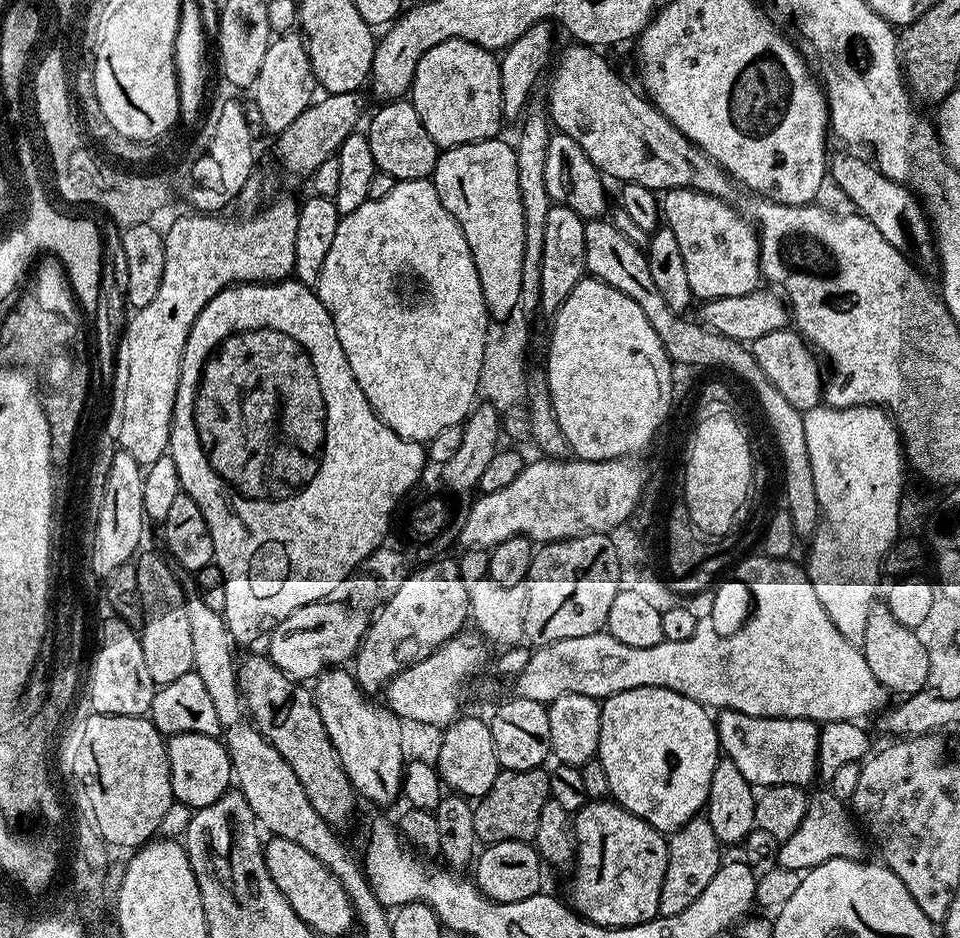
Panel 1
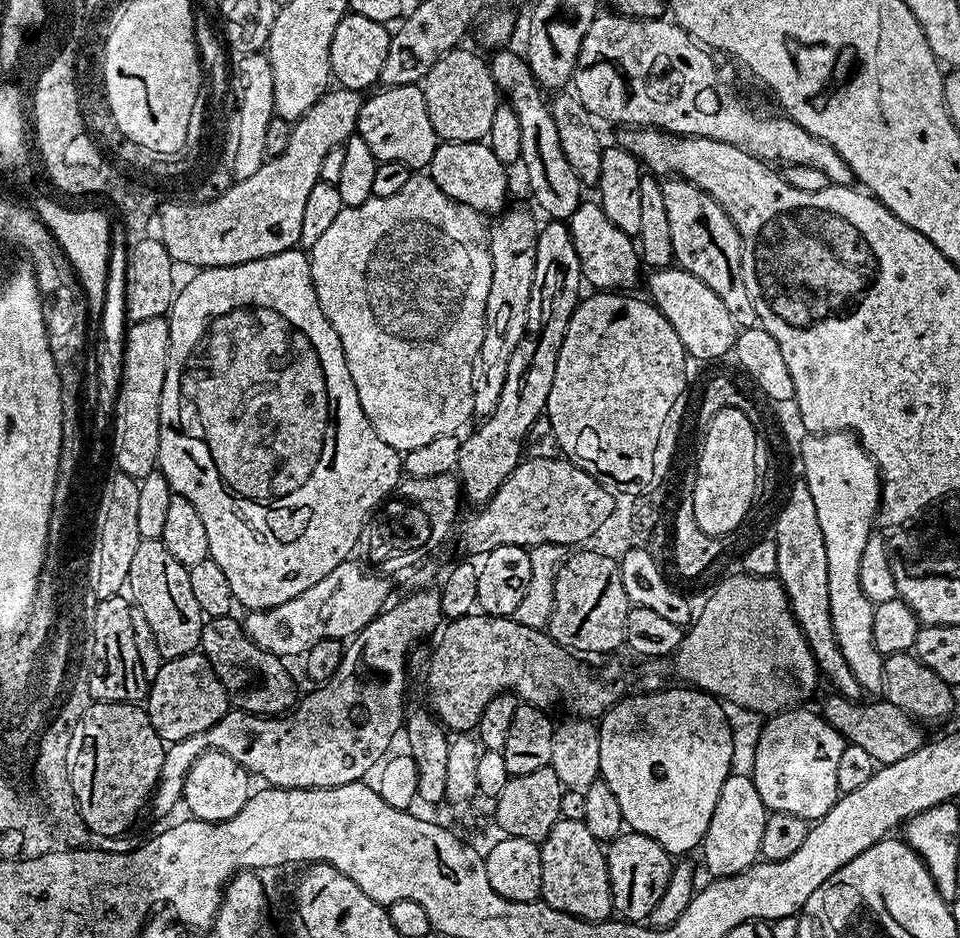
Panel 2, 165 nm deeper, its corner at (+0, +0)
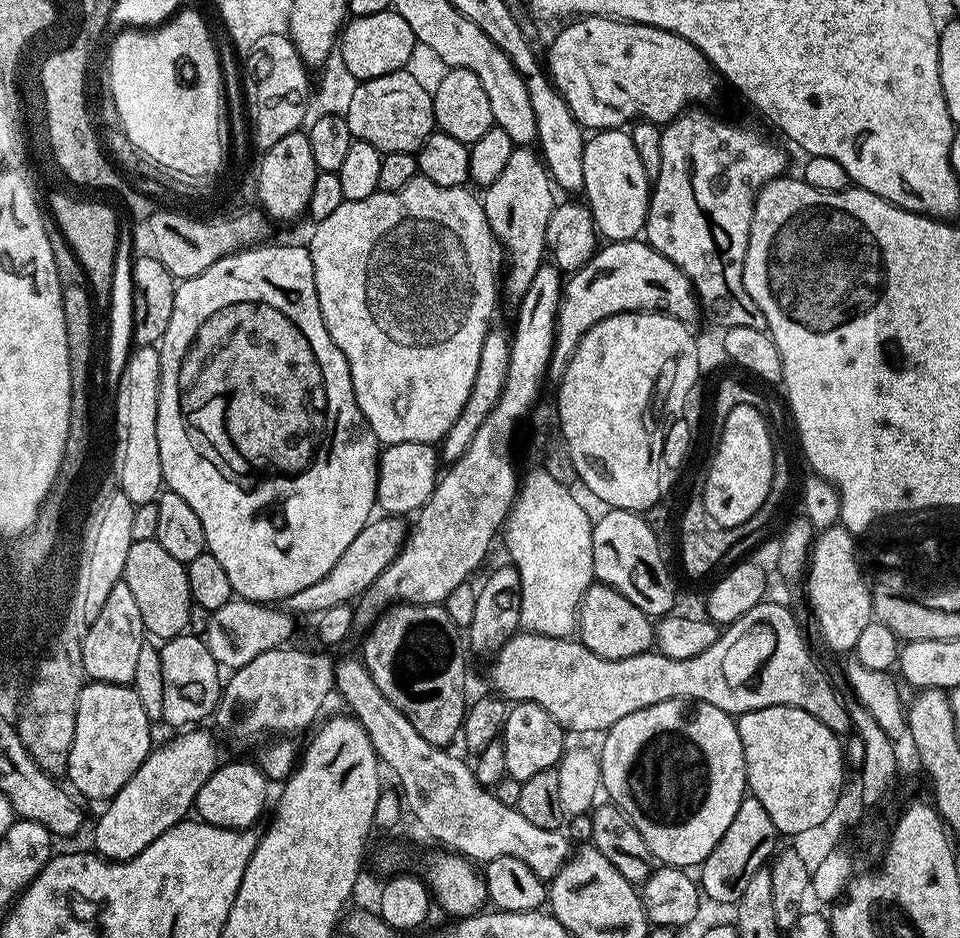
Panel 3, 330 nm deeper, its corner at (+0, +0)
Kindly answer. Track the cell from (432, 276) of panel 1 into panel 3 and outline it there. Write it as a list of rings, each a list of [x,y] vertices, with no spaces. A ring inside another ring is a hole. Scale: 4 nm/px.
[[[416,175],[402,190],[397,192],[381,192],[377,190],[370,198],[361,200],[345,200],[330,218],[319,221],[312,232],[310,251],[314,262],[314,286],[318,290],[318,306],[322,310],[322,318],[326,322],[326,330],[330,330],[330,338],[342,350],[346,362],[350,366],[350,378],[354,386],[354,398],[381,445],[387,446],[398,442],[422,442],[435,445],[443,441],[444,436],[458,422],[458,414],[462,414],[462,406],[466,406],[466,398],[470,398],[470,390],[474,386],[474,374],[478,374],[478,362],[482,358],[482,342],[488,329],[493,327],[492,315],[496,312],[496,292],[498,296],[498,272],[492,269],[492,248],[494,237],[488,219],[484,213],[481,197],[475,191],[467,192],[467,187],[451,188],[438,186],[425,176]]]

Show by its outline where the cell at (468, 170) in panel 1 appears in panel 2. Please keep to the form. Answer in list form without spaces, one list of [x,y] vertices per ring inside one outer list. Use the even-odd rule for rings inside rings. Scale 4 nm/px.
[[[437,143],[434,158],[428,164],[427,171],[430,173],[432,181],[445,194],[457,200],[459,204],[470,206],[476,212],[489,214],[488,212],[497,211],[496,213],[499,213],[505,207],[503,204],[504,199],[508,196],[509,169],[502,162],[498,162],[494,150],[488,147],[487,143]]]

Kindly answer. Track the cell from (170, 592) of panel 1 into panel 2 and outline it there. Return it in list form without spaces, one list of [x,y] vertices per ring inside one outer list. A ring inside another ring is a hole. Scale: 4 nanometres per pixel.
[[[141,540],[134,559],[130,561],[130,574],[126,588],[130,593],[131,603],[138,610],[142,610],[146,622],[150,622],[150,630],[154,630],[154,642],[158,642],[161,661],[182,658],[199,649],[206,617],[194,598],[188,569],[182,562],[178,562],[178,558],[174,558],[174,554],[170,554],[170,550],[166,550],[163,540]]]

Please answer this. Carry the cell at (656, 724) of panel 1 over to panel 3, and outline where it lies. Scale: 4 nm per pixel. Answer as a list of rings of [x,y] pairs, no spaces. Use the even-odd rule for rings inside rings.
[[[667,700],[626,714],[603,733],[602,740],[604,745],[598,748],[598,755],[603,791],[634,822],[653,857],[670,868],[692,870],[703,864],[710,850],[722,842],[730,822],[734,822],[748,786],[742,738],[738,738],[735,719],[701,700]]]

